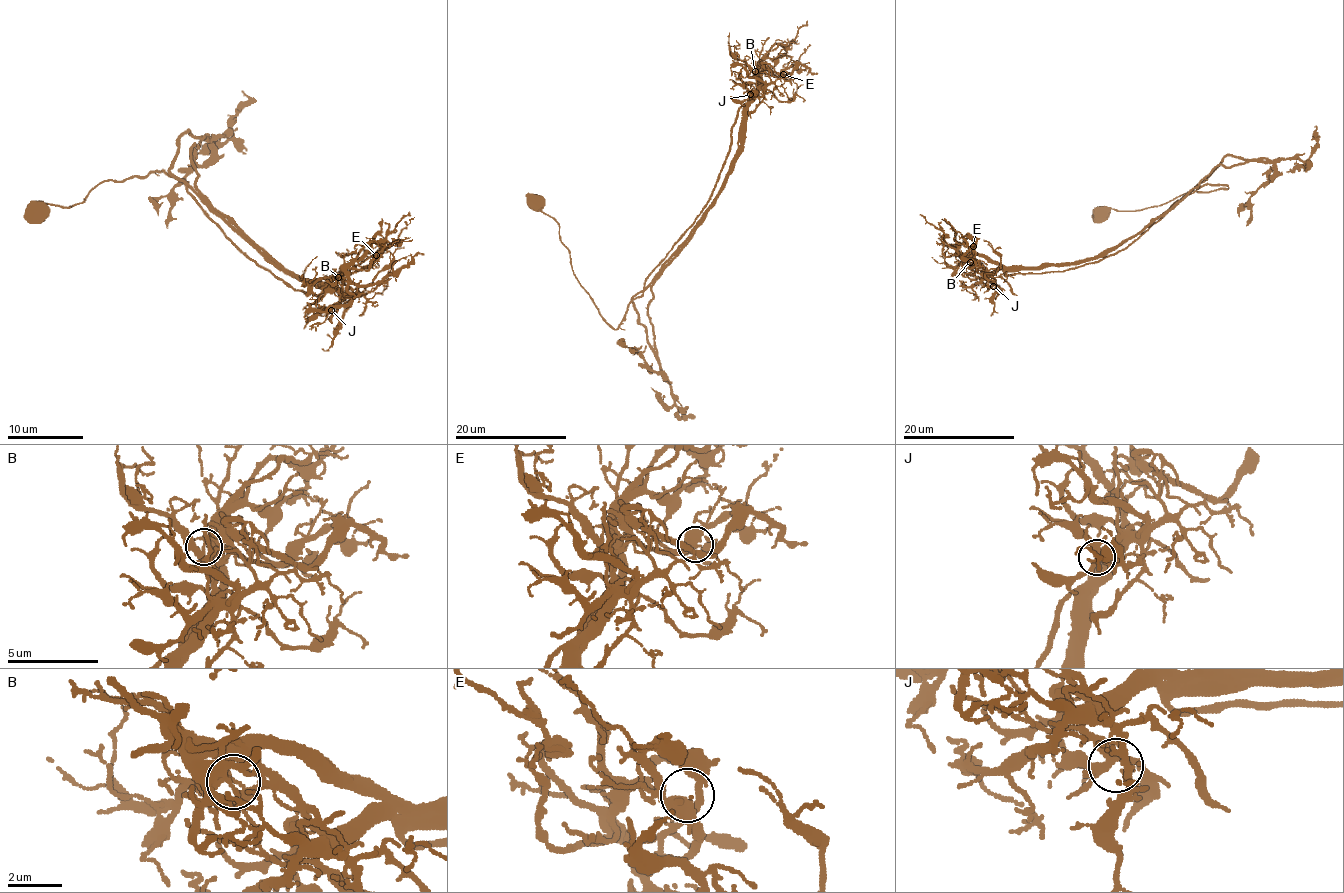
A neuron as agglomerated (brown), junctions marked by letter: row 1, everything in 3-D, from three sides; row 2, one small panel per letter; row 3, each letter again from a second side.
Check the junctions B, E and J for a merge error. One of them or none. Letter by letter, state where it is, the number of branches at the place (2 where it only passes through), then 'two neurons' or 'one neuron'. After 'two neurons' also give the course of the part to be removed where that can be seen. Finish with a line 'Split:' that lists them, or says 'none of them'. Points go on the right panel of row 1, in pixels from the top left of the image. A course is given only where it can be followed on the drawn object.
B: at (970, 262); 5 branches meet; two neurons; foreign part runs (970, 262), (987, 255), (1034, 268), (1105, 255), (1227, 155), (1305, 161), (1314, 126)
E: at (973, 246); 5 branches meet; one neuron
J: at (993, 286); 6 branches meet; one neuron
Split: B

